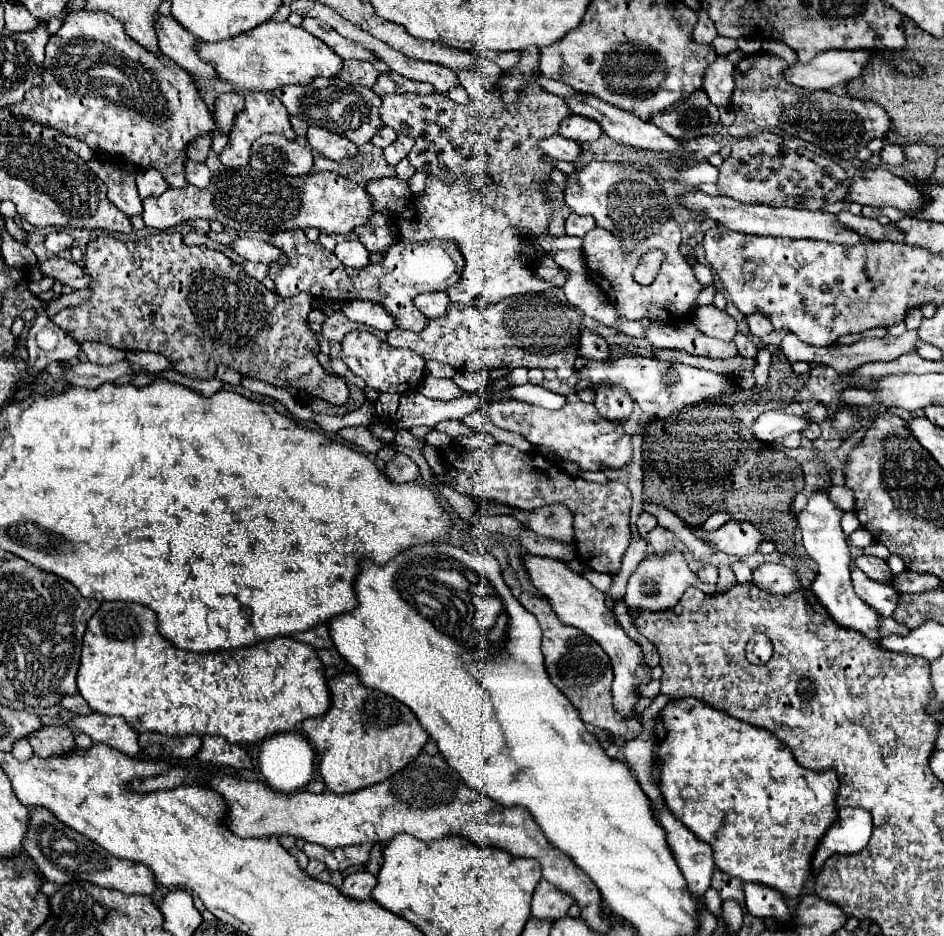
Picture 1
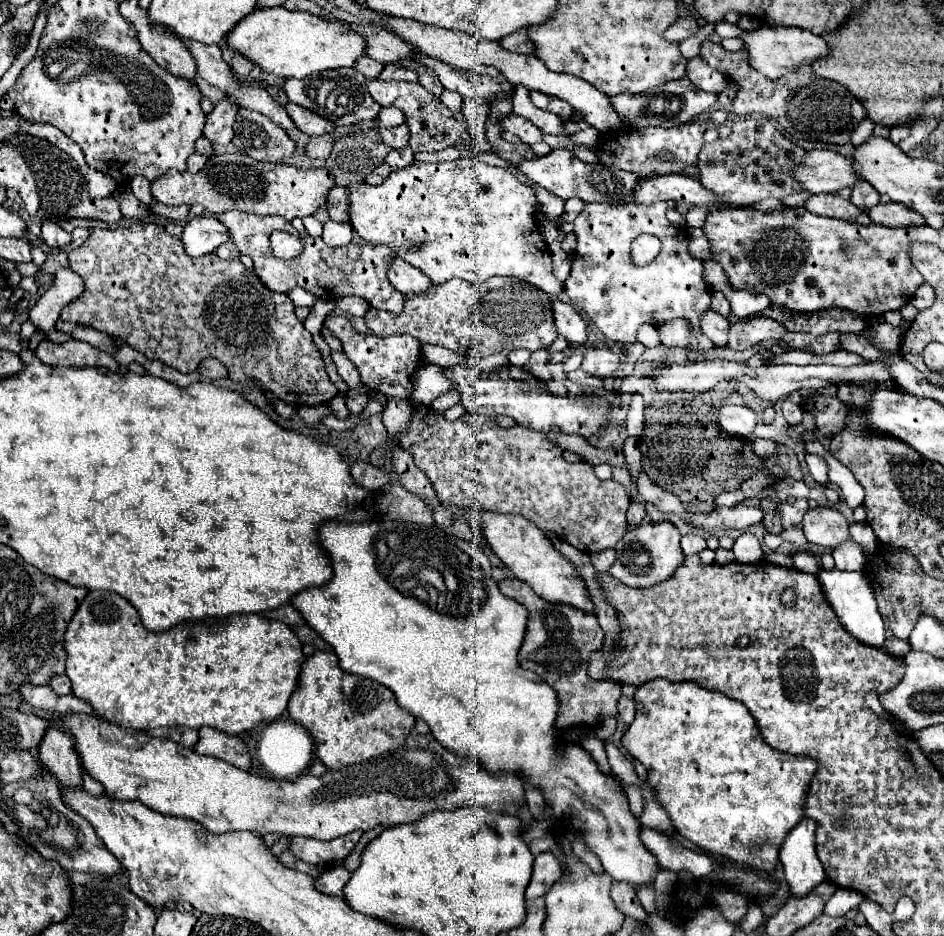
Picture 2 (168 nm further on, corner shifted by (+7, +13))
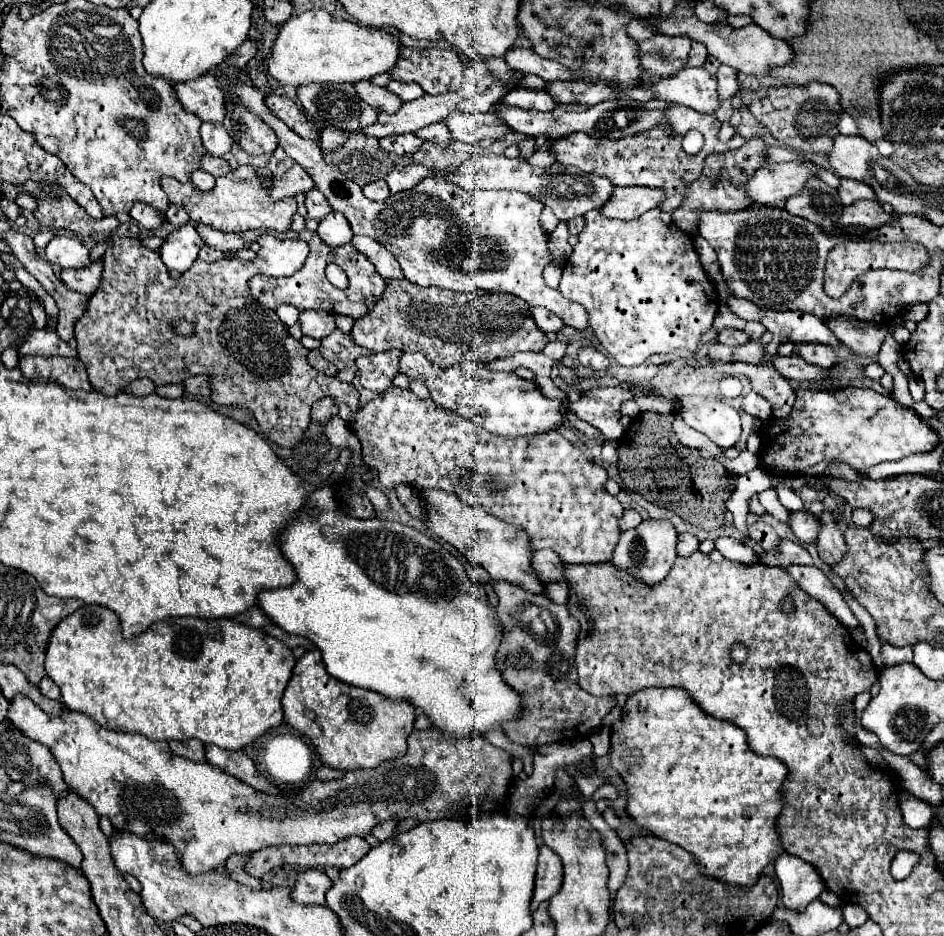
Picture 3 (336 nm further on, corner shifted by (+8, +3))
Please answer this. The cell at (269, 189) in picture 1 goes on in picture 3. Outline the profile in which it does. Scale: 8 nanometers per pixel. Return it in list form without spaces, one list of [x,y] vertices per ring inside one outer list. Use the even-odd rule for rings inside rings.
[[[240,166],[236,172],[218,178],[216,186],[210,192],[200,192],[192,182],[180,184],[170,176],[164,176],[160,184],[166,196],[170,198],[170,202],[182,206],[196,224],[208,224],[222,232],[240,232],[240,230],[254,230],[254,228],[286,232],[290,228],[292,214],[296,212],[294,198],[284,198],[280,202],[270,200],[270,196],[266,194],[268,188],[262,186],[262,180],[260,176],[256,176],[252,166]]]

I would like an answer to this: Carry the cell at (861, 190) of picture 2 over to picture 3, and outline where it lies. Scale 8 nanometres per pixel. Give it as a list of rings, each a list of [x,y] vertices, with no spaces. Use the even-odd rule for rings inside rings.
[[[852,178],[840,180],[838,196],[840,196],[842,204],[850,204],[850,202],[856,202],[856,200],[862,200],[862,198],[868,198],[868,200],[876,198],[876,194],[874,194],[874,190],[870,190],[870,186],[866,186],[864,182],[854,182]]]

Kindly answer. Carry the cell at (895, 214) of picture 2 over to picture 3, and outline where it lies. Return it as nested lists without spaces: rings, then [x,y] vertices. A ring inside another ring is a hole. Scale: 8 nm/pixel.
[[[862,200],[862,202],[852,202],[850,206],[842,208],[842,214],[838,218],[838,228],[864,226],[868,230],[874,230],[890,220],[894,220],[894,216],[886,214],[878,200]]]

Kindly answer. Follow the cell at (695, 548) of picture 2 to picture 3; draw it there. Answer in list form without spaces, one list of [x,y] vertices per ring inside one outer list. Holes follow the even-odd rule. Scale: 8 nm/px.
[[[690,532],[678,534],[678,556],[690,556],[698,550],[698,538]]]

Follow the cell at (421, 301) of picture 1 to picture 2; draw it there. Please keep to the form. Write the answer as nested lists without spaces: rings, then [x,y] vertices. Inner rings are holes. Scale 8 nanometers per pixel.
[[[401,258],[393,262],[389,270],[389,280],[393,288],[401,294],[423,294],[433,286],[433,282],[427,280],[427,276],[423,276],[415,266],[407,264]]]

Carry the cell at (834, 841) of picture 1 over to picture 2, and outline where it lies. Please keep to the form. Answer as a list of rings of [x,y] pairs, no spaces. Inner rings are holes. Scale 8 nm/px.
[[[803,818],[781,846],[781,864],[793,896],[805,896],[825,880],[823,864],[815,852],[815,820]]]

